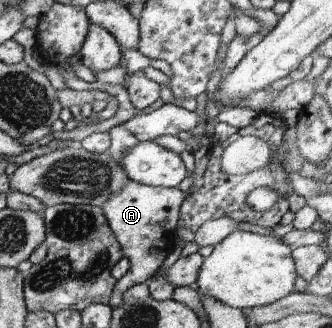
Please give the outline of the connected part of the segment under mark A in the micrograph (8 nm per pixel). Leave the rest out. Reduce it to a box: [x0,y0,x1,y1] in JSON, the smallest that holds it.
[101,179,187,305]

